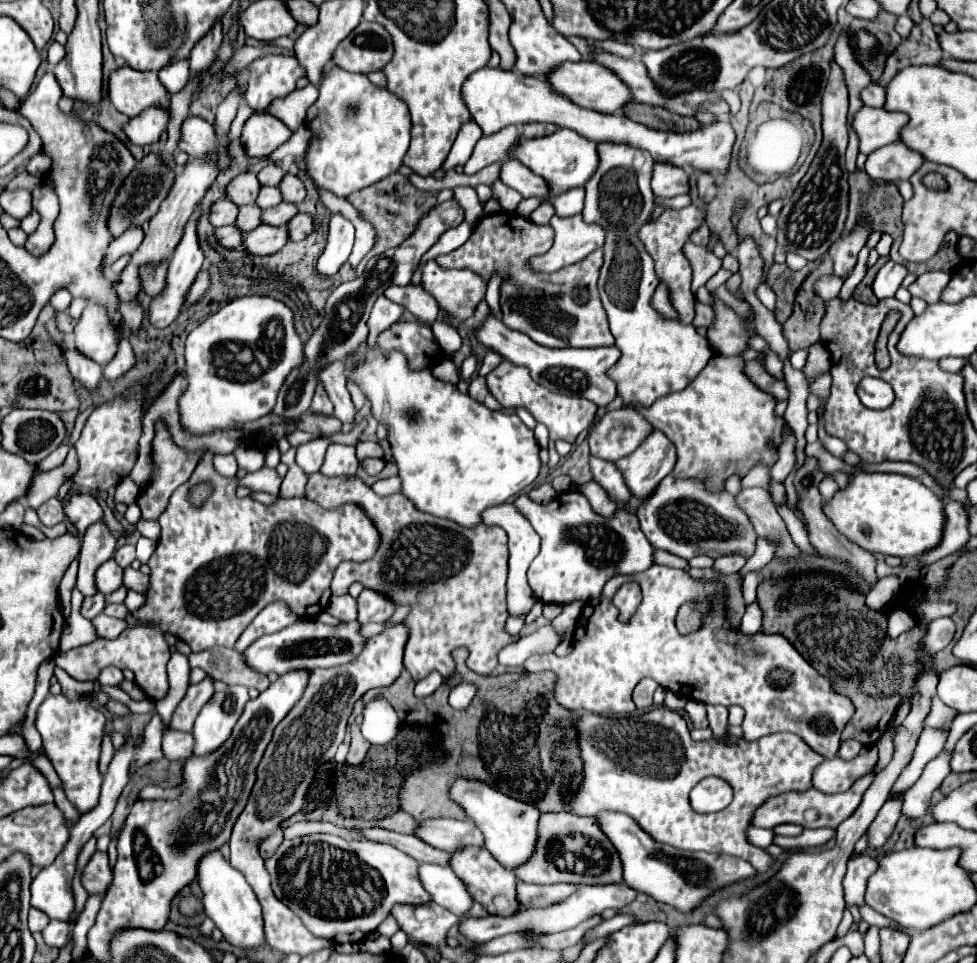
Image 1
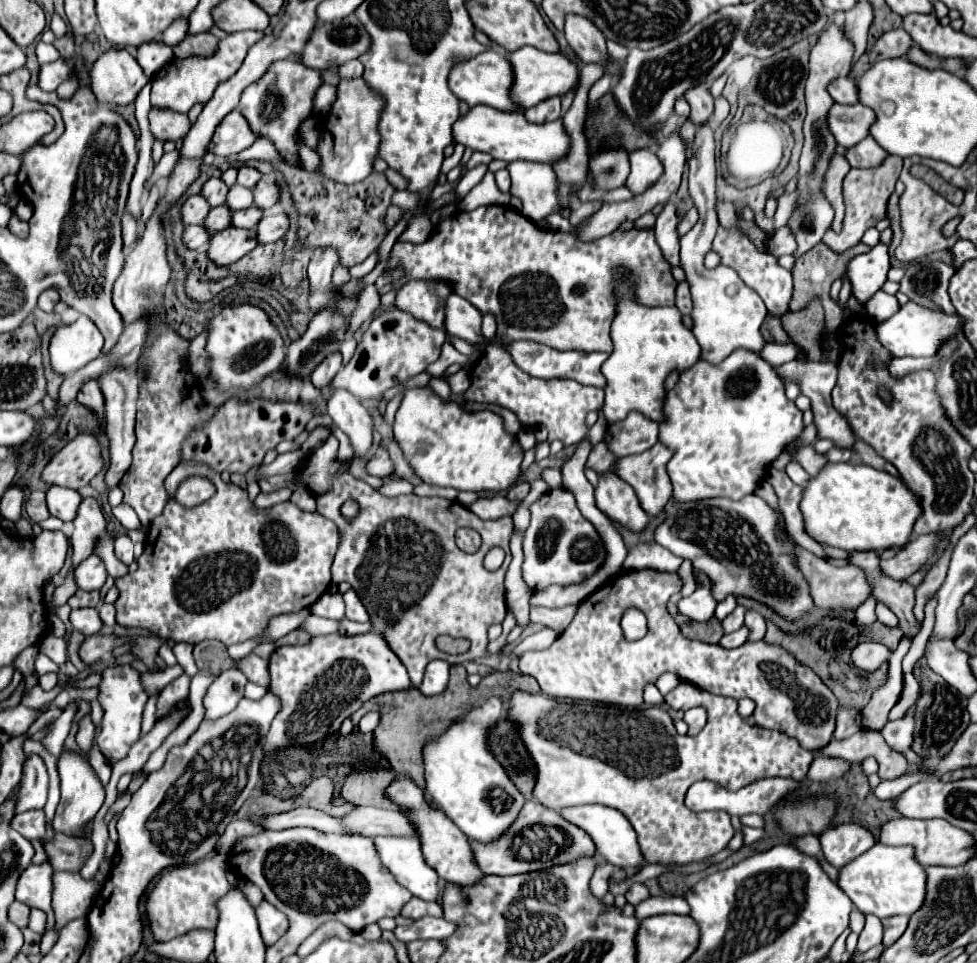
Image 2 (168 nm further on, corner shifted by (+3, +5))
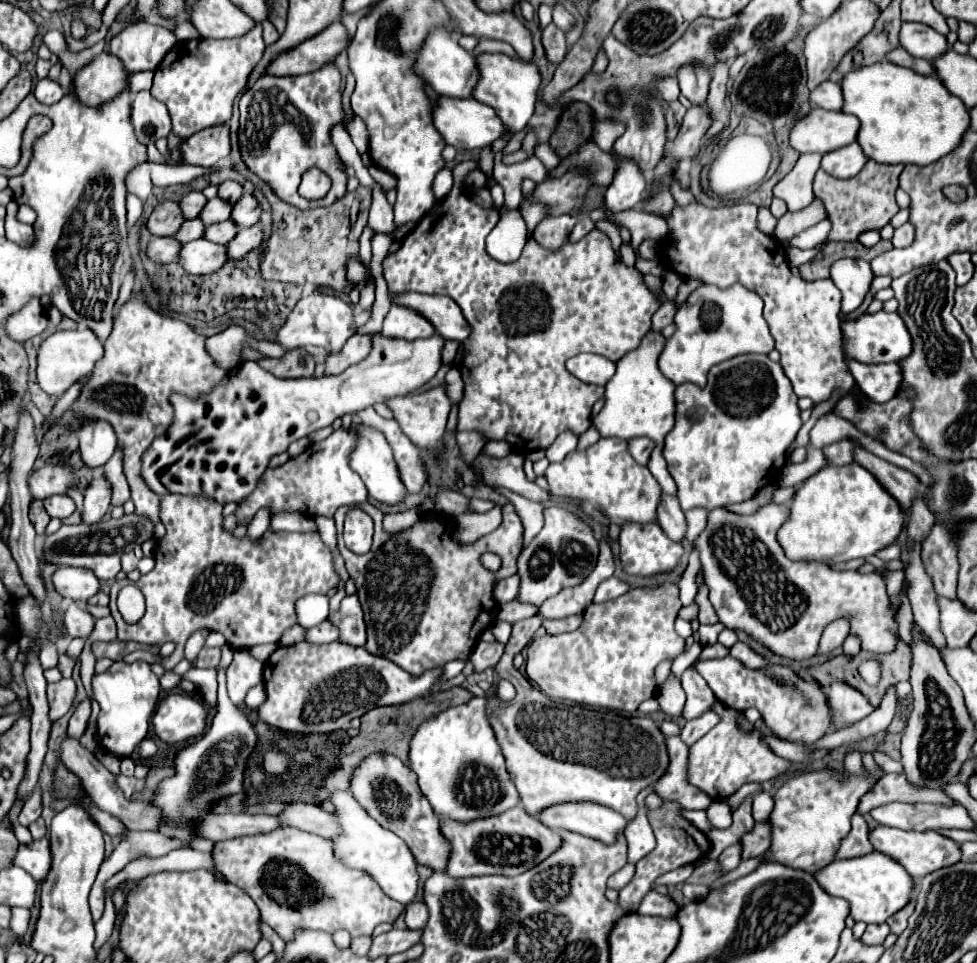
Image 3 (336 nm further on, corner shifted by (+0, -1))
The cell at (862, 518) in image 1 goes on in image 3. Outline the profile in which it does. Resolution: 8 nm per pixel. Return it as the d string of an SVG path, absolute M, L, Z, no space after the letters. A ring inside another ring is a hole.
M826 465L808 477L794 493L790 517L776 539L792 561L816 561L828 567L856 557L870 557L896 541L906 517L896 501L864 467Z

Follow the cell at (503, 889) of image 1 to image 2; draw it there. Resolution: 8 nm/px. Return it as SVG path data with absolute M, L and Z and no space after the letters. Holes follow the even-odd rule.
M397 777L393 781L393 785L387 789L387 793L395 803L399 803L403 807L403 813L407 817L411 817L413 823L417 825L417 833L421 839L421 849L425 853L425 861L429 861L429 865L433 869L437 869L437 873L445 881L455 883L455 885L475 885L477 881L481 881L485 877L485 873L479 869L479 865L475 861L475 853L473 853L471 843L465 837L465 833L461 833L461 829L457 829L457 825L453 825L453 821L449 821L449 817L441 809L431 809L425 803L423 789L419 789L407 777Z

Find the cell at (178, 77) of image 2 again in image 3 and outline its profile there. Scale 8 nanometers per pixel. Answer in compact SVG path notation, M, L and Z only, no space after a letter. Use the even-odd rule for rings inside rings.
M256 25L242 37L236 39L192 39L176 43L154 73L152 97L168 107L172 127L178 137L188 139L190 135L228 123L232 117L232 105L240 91L244 91L250 73L264 55L262 25Z

